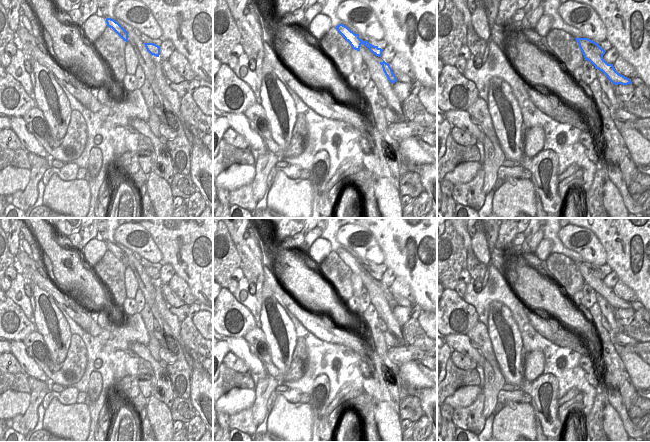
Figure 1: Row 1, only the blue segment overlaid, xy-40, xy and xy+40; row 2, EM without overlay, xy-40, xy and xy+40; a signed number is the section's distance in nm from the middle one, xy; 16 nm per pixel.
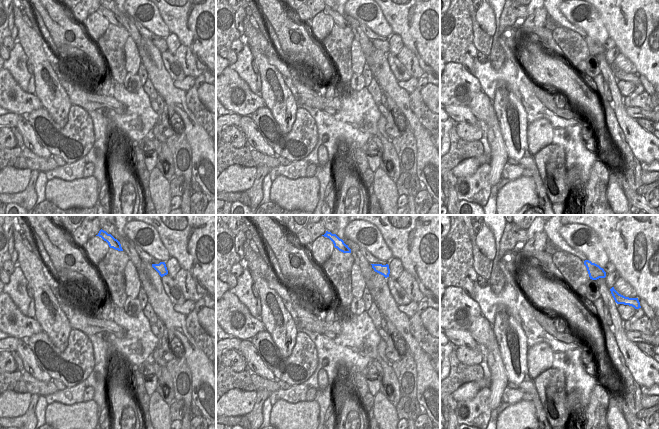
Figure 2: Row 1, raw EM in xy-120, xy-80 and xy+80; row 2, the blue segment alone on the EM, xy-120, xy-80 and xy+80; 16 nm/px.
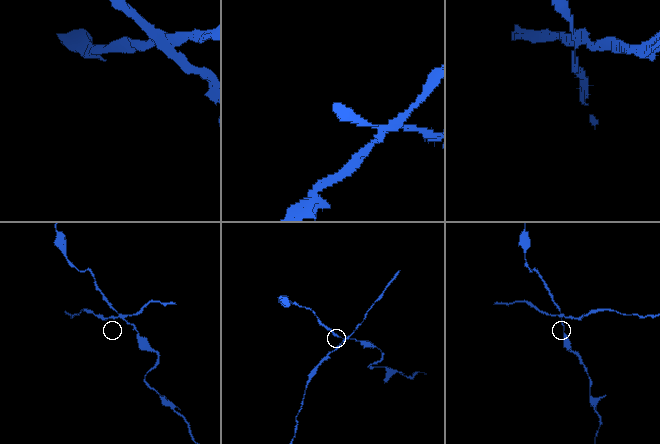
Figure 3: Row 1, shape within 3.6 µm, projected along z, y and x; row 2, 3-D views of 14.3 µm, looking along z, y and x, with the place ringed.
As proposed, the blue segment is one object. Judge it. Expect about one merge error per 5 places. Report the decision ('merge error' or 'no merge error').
merge error

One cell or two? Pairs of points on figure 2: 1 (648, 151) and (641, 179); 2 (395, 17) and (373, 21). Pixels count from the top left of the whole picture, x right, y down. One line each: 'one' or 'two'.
1: two
2: two

